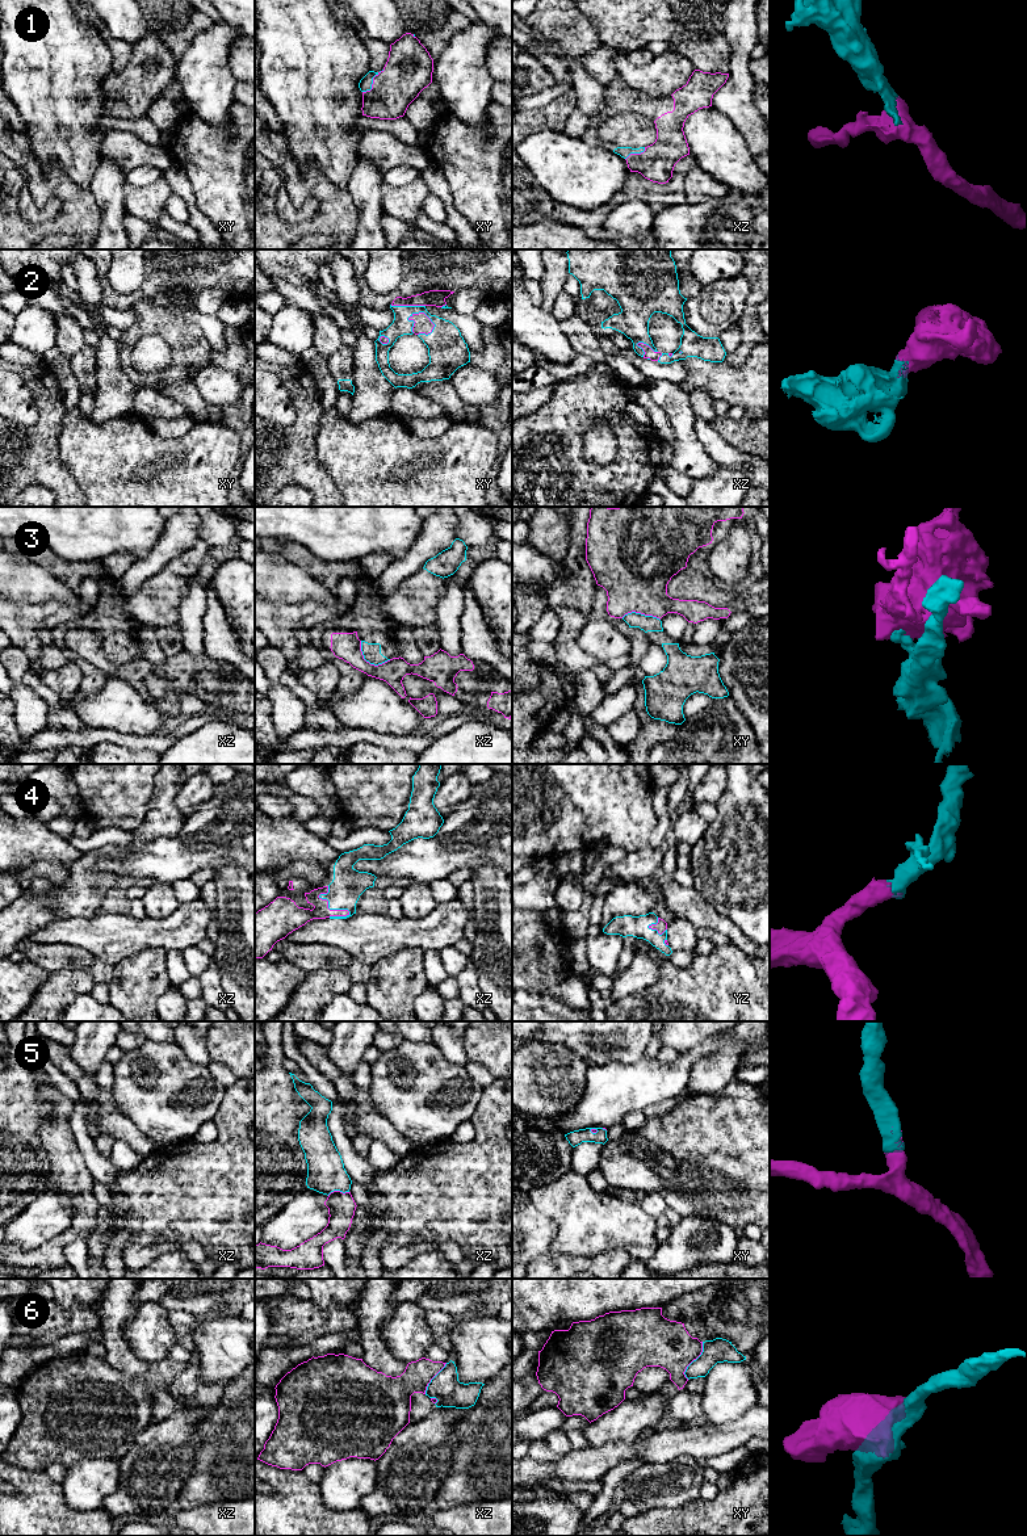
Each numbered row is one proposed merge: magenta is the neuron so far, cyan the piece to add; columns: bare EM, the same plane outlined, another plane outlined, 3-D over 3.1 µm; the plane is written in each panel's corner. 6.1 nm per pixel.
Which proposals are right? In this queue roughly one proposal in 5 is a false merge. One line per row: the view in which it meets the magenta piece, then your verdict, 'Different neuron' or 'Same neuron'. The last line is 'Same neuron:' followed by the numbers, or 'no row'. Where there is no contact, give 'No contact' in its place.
1: Touches magenta in xy. Same neuron
2: Touches magenta in xy. Same neuron
3: Touches magenta in xz. Different neuron
4: Touches magenta in xz. Same neuron
5: Touches magenta in xz. Same neuron
6: Touches magenta in xy. Different neuron
Same neuron: 1, 2, 4, 5

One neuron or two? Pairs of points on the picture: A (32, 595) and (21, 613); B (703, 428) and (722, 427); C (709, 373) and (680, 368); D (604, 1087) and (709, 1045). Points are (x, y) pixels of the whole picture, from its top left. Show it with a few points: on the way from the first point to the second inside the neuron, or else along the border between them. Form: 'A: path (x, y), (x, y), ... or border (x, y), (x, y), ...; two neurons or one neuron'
A: border (58, 599), (34, 604), (13, 601); two neurons
B: border (711, 423), (736, 448); two neurons
C: border (686, 360), (686, 377), (677, 384); two neurons
D: path (631, 1087), (646, 1082), (667, 1081), (683, 1065); one neuron

